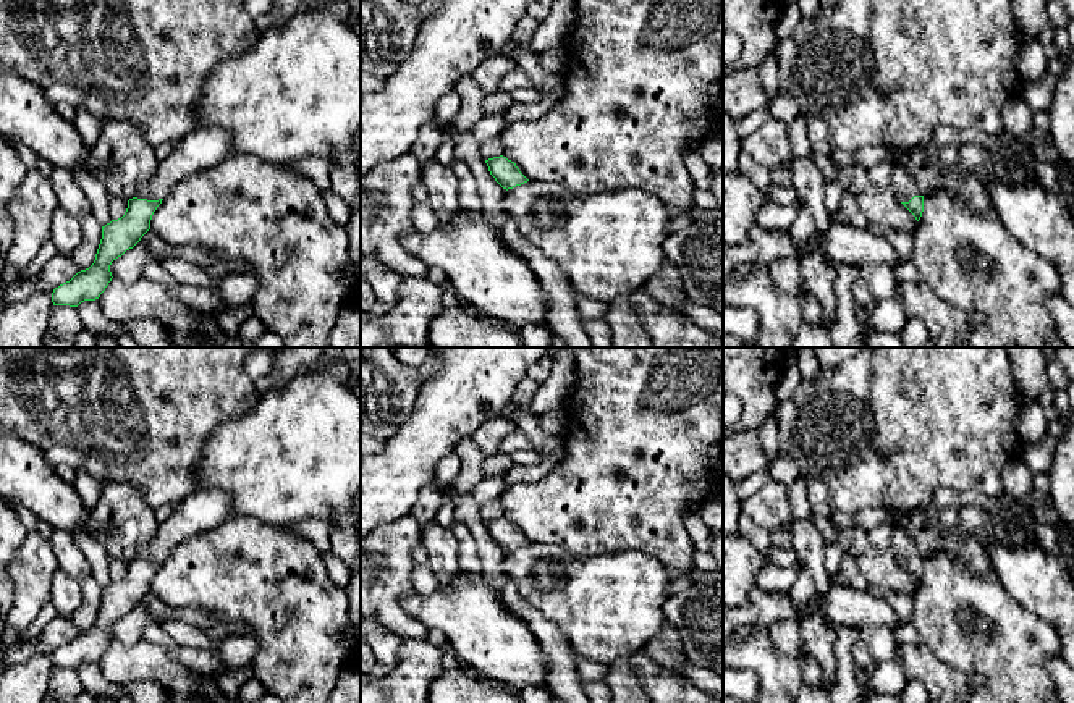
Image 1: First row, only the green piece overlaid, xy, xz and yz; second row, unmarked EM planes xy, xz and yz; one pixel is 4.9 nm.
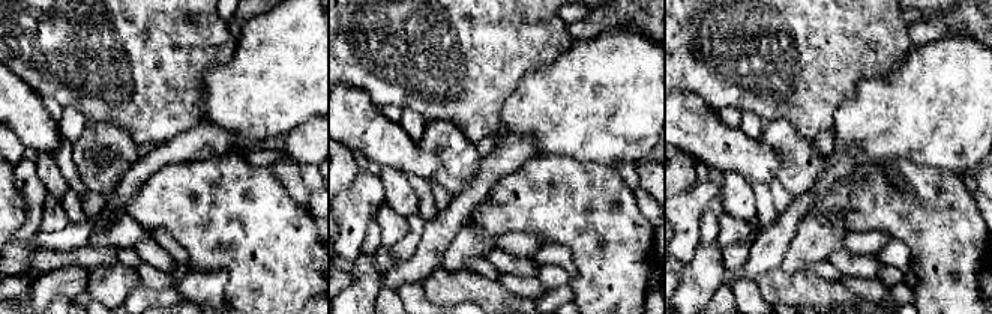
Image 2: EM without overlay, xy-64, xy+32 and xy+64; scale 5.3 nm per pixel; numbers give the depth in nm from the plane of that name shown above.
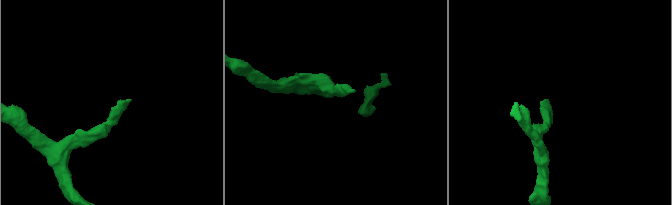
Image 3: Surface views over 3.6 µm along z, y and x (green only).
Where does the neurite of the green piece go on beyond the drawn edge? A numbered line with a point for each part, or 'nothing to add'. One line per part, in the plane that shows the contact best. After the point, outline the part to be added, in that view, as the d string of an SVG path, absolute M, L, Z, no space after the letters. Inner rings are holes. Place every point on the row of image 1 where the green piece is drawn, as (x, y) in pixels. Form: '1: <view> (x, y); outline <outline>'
1: xy (201, 149); outline M199 128L173 145L154 176L139 186L137 199L159 200L184 178L209 170L231 157L230 137L218 128Z

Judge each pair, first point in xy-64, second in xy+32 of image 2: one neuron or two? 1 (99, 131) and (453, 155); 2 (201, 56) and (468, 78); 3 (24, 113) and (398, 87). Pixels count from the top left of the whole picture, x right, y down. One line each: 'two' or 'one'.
1: one
2: one
3: two

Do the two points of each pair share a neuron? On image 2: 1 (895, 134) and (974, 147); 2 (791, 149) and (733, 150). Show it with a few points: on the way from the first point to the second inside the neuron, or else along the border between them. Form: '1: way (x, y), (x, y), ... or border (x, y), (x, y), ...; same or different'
1: way (914, 134), (955, 134); same
2: border (758, 138), (776, 156), (776, 178); different

